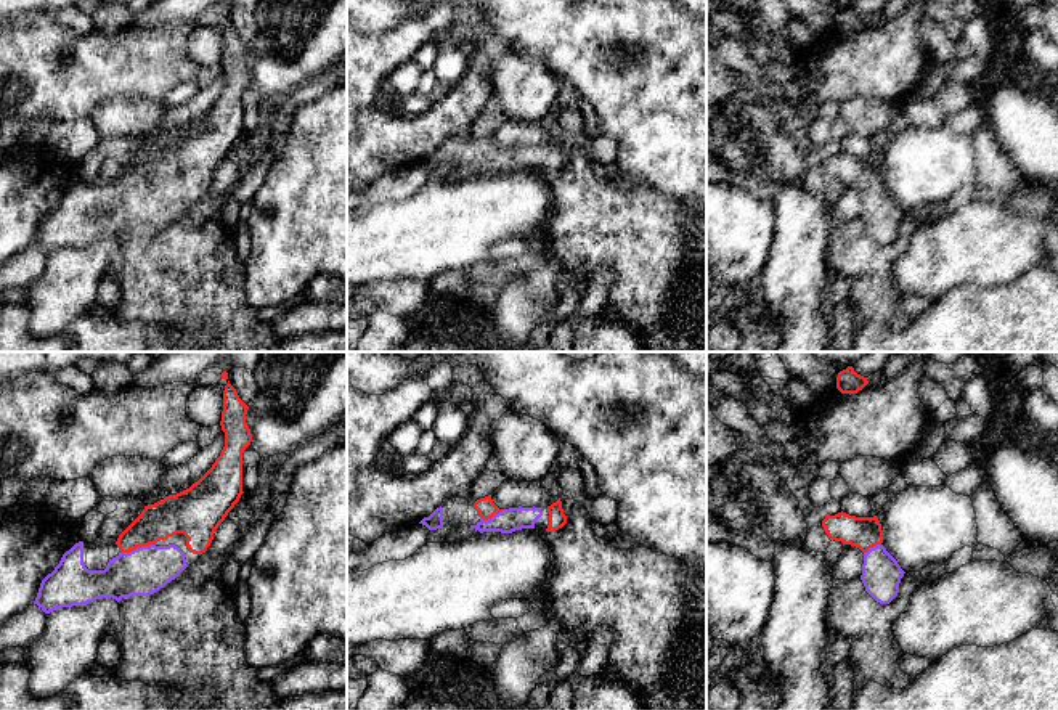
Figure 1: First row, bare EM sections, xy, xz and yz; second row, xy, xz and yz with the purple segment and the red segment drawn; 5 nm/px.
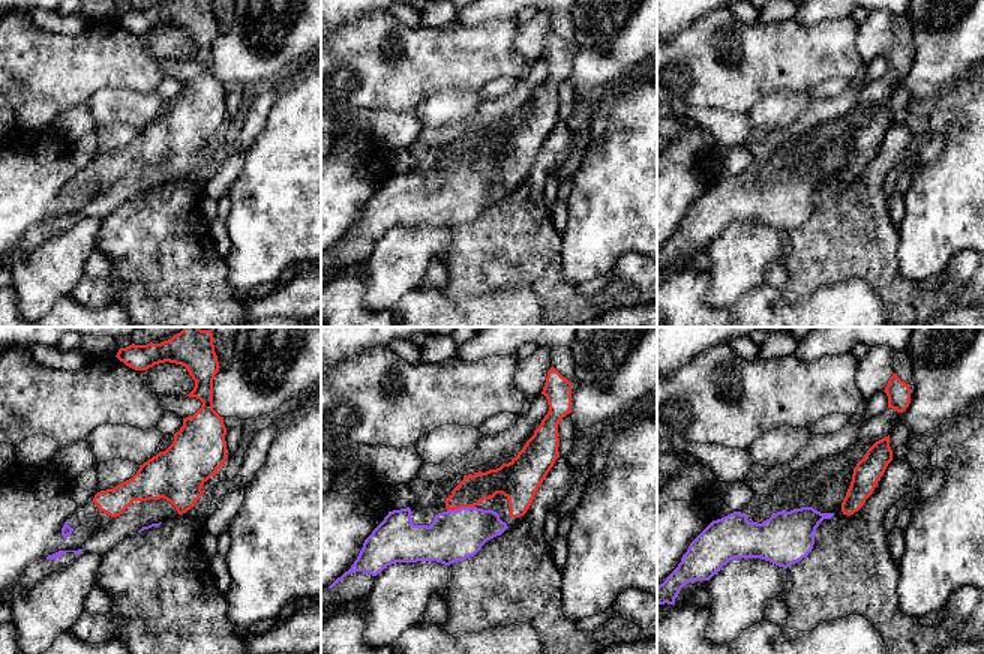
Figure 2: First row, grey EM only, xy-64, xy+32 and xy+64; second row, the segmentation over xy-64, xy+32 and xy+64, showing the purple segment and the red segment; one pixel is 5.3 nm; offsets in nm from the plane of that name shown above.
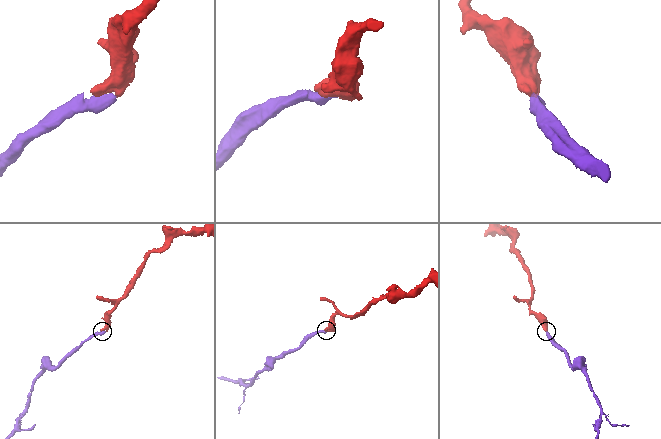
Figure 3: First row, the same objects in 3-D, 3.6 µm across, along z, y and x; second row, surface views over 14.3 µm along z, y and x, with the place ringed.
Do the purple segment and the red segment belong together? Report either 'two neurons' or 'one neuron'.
one neuron

